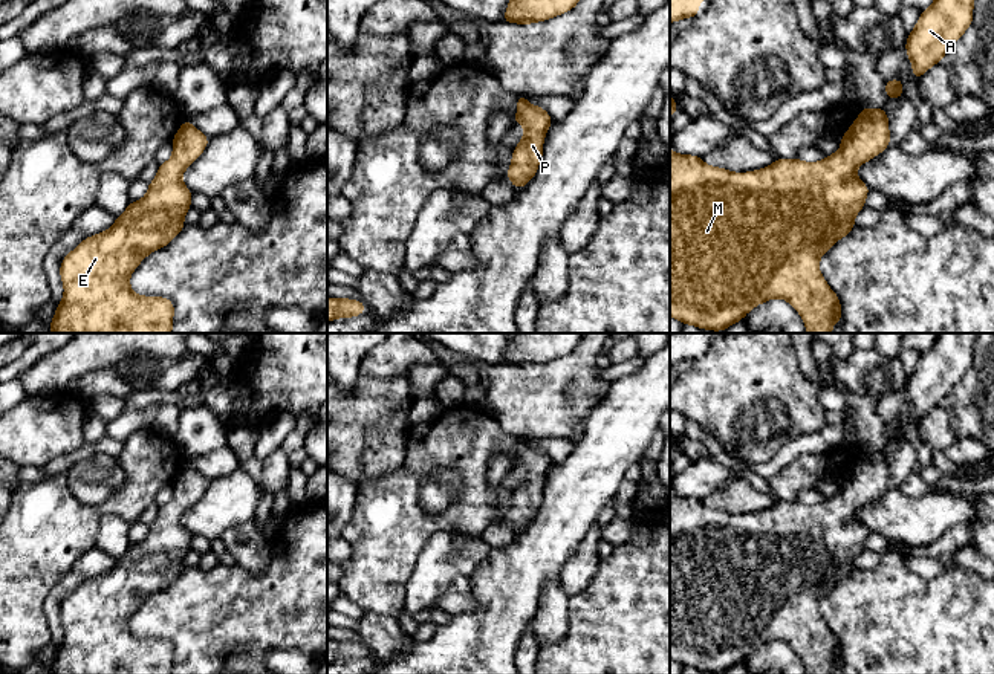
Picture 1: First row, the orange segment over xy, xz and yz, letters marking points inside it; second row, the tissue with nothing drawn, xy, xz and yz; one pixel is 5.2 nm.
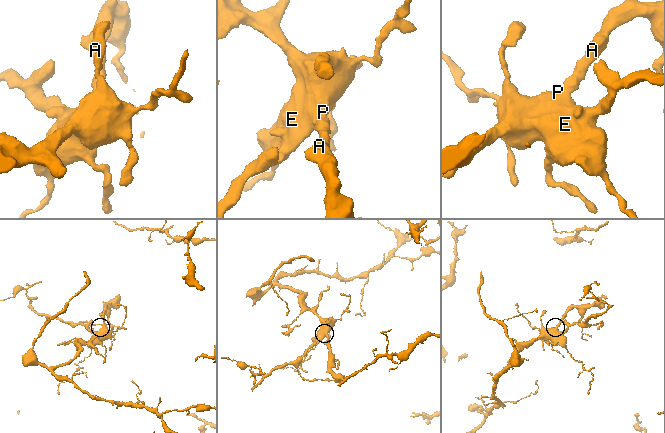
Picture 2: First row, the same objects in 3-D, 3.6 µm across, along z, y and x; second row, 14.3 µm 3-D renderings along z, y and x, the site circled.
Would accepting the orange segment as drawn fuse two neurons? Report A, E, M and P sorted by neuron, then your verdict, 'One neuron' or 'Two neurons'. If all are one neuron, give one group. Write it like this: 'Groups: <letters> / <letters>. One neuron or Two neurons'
Groups: A E M P. One neuron

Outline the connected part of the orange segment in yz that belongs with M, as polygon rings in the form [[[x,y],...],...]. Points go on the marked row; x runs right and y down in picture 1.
[[[862,107],[841,136],[840,150],[812,164],[798,157],[775,159],[762,170],[733,173],[670,148],[670,316],[682,326],[722,332],[742,321],[757,304],[783,298],[803,318],[806,333],[832,333],[835,321],[841,326],[841,304],[820,272],[820,258],[852,232],[855,215],[866,206],[870,188],[858,179],[858,167],[888,145],[888,116],[884,107]]]

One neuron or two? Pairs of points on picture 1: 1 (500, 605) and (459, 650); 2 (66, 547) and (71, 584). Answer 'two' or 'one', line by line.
1: one
2: two

